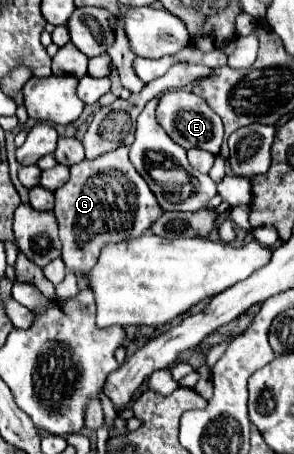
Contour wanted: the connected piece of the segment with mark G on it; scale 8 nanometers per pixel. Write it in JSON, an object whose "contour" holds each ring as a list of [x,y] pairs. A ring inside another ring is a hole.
{"contour":[[[119,146],[93,160],[71,166],[71,178],[55,190],[55,216],[63,242],[63,262],[75,274],[89,272],[103,246],[143,236],[163,214],[155,194],[129,162],[129,148]],[[97,232],[97,234],[95,234]]]}

